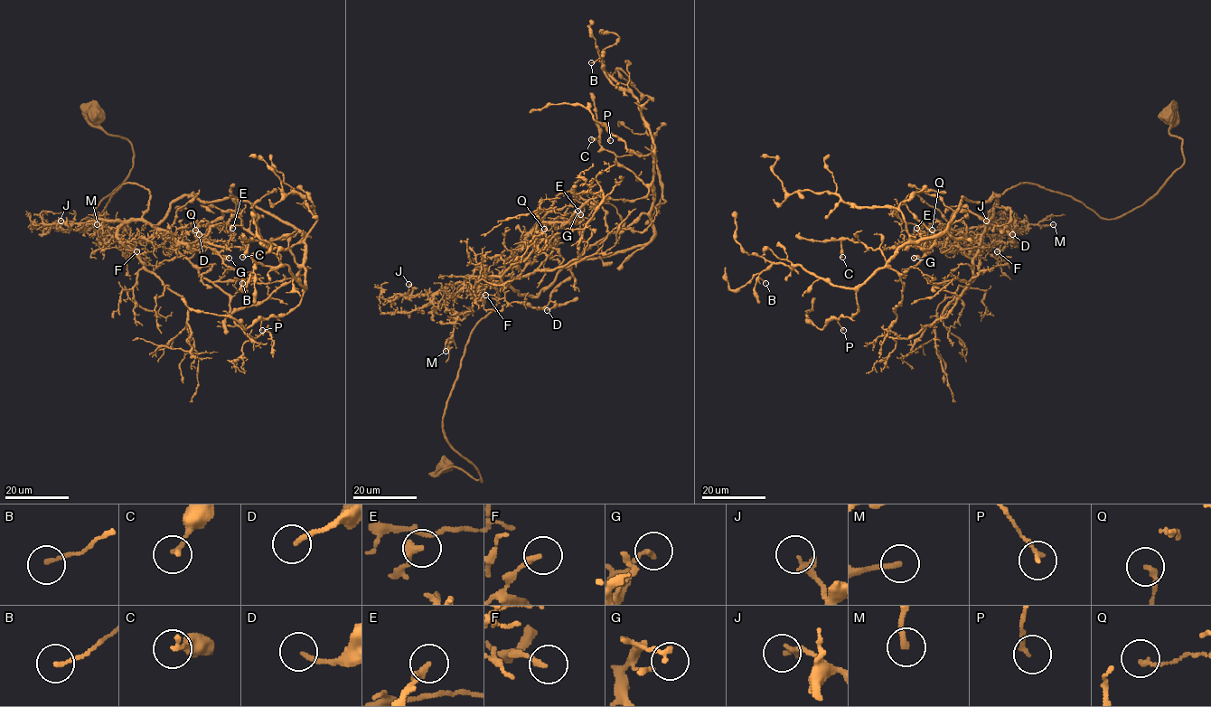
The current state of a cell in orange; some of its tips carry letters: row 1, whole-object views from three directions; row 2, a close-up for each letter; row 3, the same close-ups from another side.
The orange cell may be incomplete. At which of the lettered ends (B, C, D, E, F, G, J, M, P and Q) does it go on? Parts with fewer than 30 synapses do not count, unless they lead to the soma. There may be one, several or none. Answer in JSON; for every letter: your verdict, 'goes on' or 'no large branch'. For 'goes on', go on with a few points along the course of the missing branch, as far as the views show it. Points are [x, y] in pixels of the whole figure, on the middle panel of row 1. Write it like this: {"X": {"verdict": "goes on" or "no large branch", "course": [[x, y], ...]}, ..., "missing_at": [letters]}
{"B": {"verdict": "no large branch"}, "C": {"verdict": "no large branch"}, "D": {"verdict": "no large branch"}, "E": {"verdict": "no large branch"}, "F": {"verdict": "no large branch"}, "G": {"verdict": "no large branch"}, "J": {"verdict": "no large branch"}, "M": {"verdict": "no large branch"}, "P": {"verdict": "no large branch"}, "Q": {"verdict": "no large branch"}, "missing_at": []}

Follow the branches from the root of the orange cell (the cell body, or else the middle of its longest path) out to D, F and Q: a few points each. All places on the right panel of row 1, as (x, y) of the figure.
D: (1168, 115), (1184, 163), (1130, 212), (1019, 183), (916, 245), (955, 212), (1012, 234)
F: (1168, 115), (1184, 163), (1153, 195), (1103, 219), (1019, 183), (998, 197), (979, 236), (1003, 242), (997, 251)
Q: (1168, 115), (1184, 163), (1121, 215), (1103, 219), (1019, 183), (971, 244), (932, 230)

